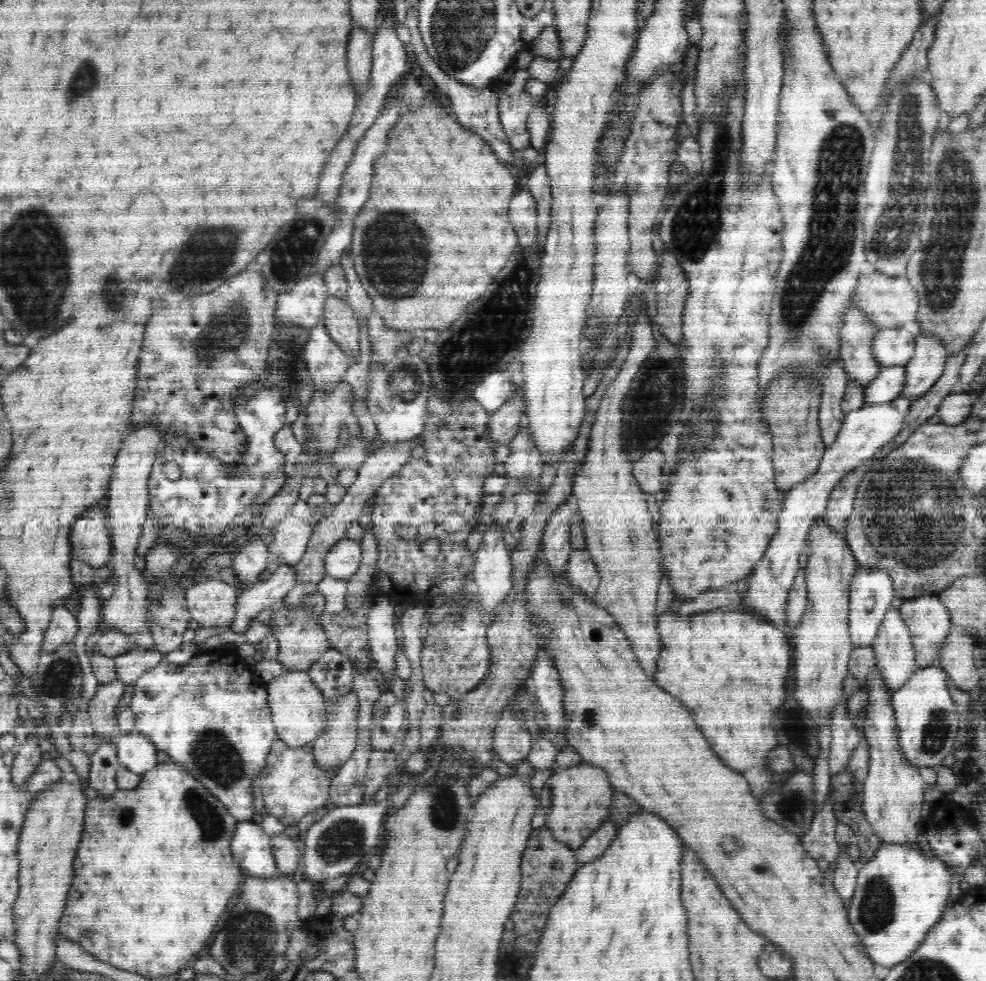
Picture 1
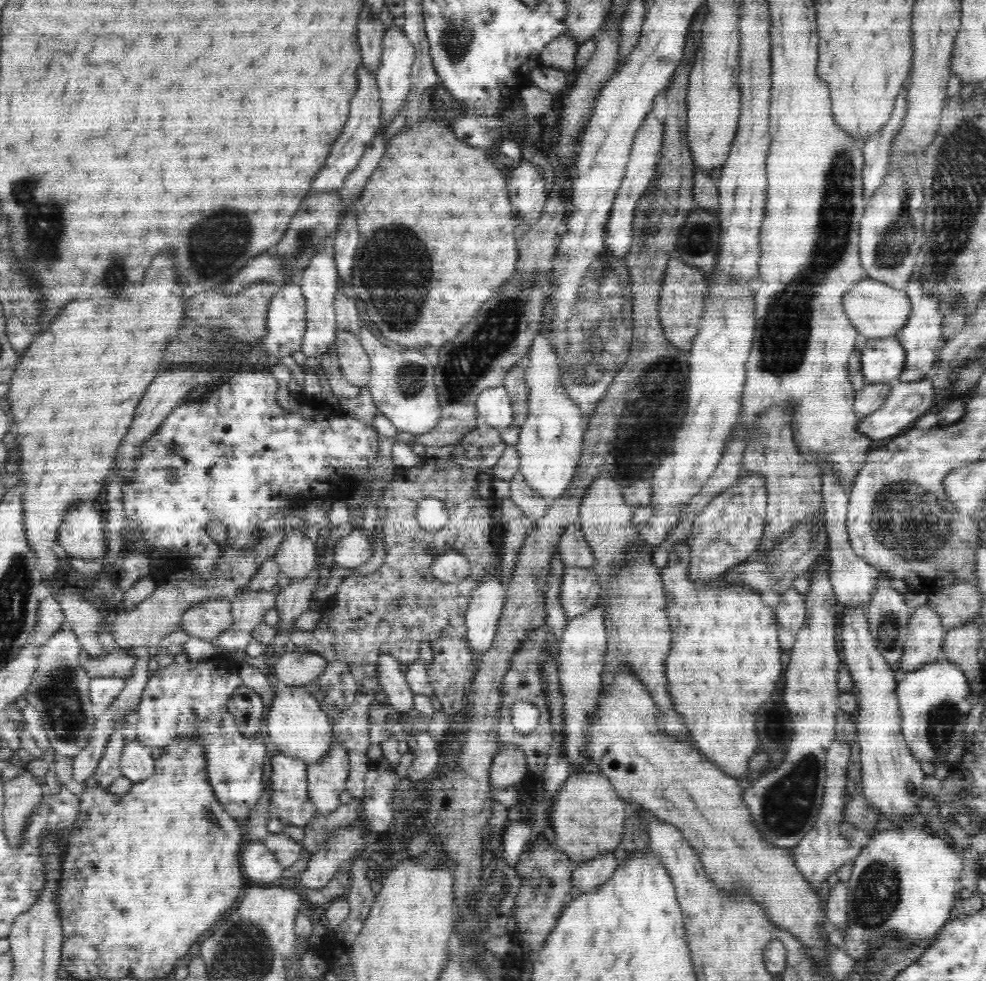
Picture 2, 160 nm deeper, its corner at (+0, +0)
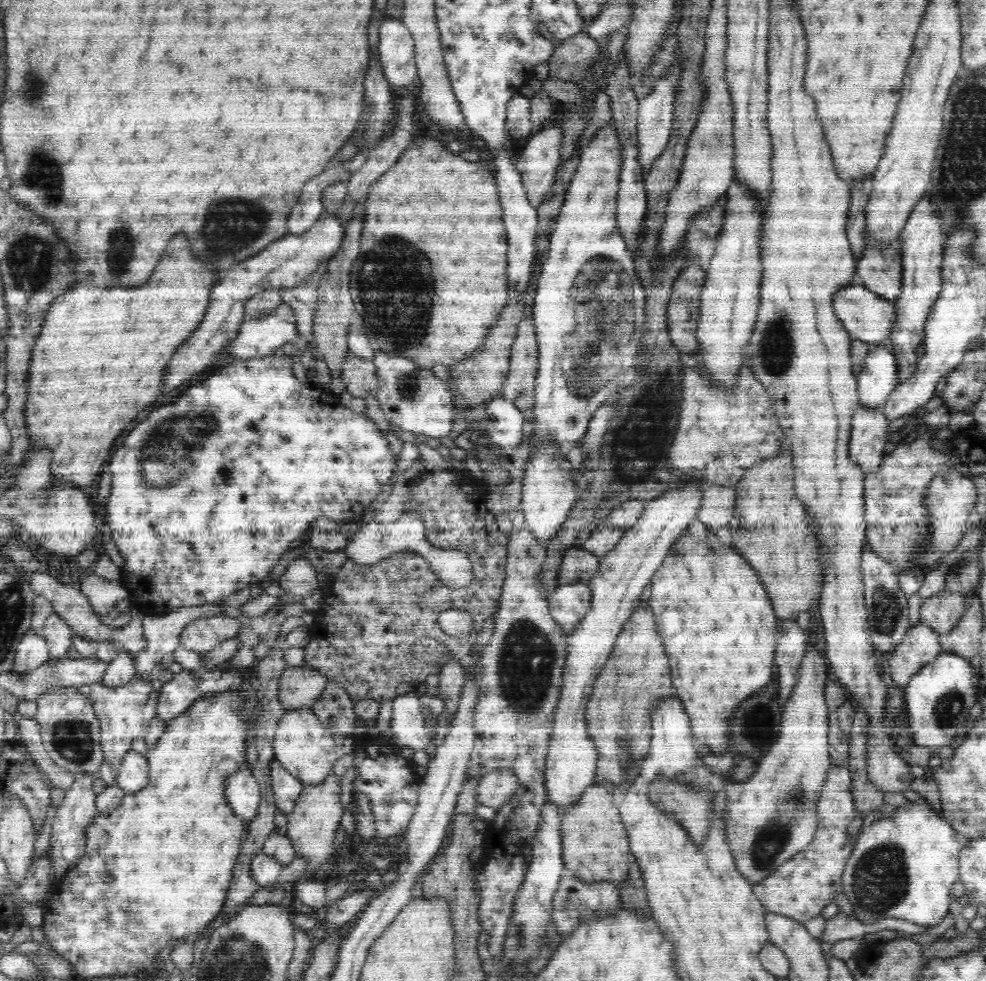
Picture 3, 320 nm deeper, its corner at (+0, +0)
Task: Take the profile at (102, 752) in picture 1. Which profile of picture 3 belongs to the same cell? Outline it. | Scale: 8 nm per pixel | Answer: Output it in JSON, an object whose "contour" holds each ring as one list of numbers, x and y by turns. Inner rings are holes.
{"contour":[[134,677,128,684,119,687,108,687,101,682,92,683,88,695,90,702,97,714,101,726,100,744,103,751,103,764,98,777,107,787,116,785,124,756,132,751,132,742,136,738,146,738,149,731,150,720,154,718,156,706,158,706,158,693,154,691,150,678]]}

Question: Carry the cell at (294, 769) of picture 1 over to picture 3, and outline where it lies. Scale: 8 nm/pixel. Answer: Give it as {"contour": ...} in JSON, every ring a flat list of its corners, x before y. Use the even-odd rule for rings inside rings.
{"contour":[[276,759,270,764,270,776,277,809,287,816,292,814,305,786,302,781,298,781,298,776,288,773]]}

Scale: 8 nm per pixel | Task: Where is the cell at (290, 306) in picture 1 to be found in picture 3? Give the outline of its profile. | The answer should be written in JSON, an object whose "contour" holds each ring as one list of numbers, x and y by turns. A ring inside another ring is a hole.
{"contour":[[282,302,262,319,246,319,236,338,224,348,224,354,240,361,262,358,286,343,296,342,298,336,294,308]]}

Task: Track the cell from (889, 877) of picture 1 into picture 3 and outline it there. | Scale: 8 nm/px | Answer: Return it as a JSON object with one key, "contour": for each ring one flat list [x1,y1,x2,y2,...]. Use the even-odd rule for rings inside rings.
{"contour":[[910,803,898,807,894,816,867,822,857,836,841,878,843,892,854,911,854,918,861,923,873,923,883,918,902,918,920,926,934,926,949,913,952,890,959,880,959,856,964,841,958,838,952,826,939,816,931,805]]}

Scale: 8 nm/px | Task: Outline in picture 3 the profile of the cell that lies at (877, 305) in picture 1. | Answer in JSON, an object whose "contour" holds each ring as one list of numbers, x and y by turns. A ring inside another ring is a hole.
{"contour":[[864,285,847,286,834,295,833,306,836,317,843,322,845,329,850,332,852,340,857,339,872,346,889,342,889,336,897,317,895,302,870,292]]}

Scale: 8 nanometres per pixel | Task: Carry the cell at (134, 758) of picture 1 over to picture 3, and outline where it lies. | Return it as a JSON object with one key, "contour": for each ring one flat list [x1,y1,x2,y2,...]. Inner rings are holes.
{"contour":[[134,751,128,752,121,763,116,785,124,790,124,793,136,793,148,785,149,765,145,756]]}

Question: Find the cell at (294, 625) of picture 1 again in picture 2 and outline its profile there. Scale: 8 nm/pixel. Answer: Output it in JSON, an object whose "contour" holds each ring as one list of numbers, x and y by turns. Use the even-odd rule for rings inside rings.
{"contour":[[284,652,274,664,274,672,278,686,312,684,329,662,321,653]]}

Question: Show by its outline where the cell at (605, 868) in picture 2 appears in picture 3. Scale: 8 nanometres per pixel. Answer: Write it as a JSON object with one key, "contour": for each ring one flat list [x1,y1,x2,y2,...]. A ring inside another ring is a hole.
{"contour":[[563,877,559,882,558,891,553,899,553,913,551,920,553,925,560,932,561,940,566,940,574,928,578,928,582,916,590,916,590,912,598,912,604,909,605,912,618,912,621,898,619,890,612,881,582,881,577,877]]}

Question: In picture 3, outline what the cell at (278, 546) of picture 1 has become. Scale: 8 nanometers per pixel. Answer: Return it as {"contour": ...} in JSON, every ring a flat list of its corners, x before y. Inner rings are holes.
{"contour":[[300,556,290,562,289,567,279,577,278,582,288,594,304,599,312,596,317,588,319,582,316,579,316,574,317,572,306,556]]}

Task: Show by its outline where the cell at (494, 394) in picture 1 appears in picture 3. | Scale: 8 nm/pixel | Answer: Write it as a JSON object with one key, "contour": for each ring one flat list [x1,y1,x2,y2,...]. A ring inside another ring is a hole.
{"contour":[[497,395,487,404,485,418,481,421,489,442,500,448,515,448,522,442,522,424,522,411,512,401]]}

